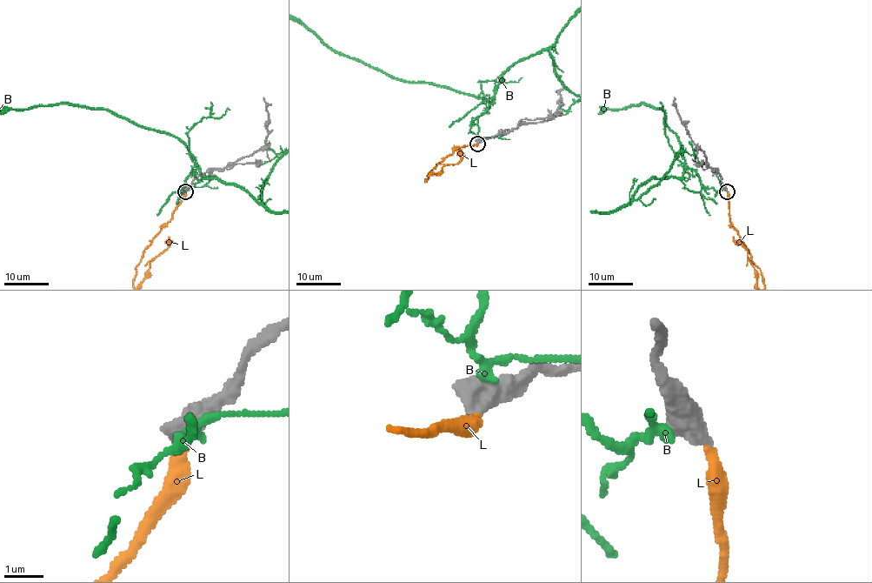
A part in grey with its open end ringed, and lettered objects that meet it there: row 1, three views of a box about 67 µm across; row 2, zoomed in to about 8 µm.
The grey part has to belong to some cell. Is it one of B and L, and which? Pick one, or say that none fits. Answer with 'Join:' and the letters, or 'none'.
Join: L

